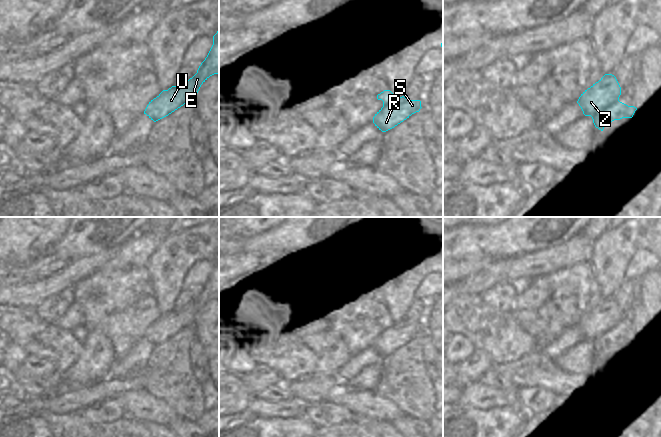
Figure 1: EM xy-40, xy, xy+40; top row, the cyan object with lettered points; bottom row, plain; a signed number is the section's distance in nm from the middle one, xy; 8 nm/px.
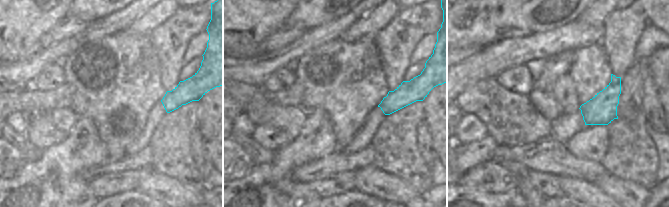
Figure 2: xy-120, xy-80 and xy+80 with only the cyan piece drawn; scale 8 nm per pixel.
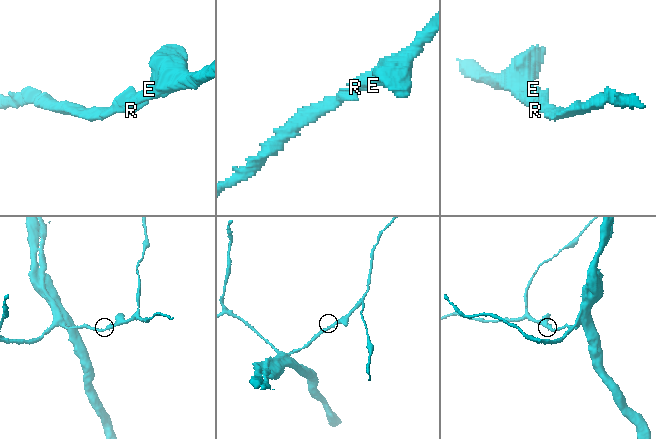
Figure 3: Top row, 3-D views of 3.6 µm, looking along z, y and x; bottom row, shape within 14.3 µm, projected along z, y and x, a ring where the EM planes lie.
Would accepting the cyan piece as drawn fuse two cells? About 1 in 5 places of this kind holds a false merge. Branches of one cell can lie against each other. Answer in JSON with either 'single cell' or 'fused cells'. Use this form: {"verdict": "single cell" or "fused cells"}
{"verdict": "single cell"}

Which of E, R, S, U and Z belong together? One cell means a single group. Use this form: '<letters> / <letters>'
E R S U Z

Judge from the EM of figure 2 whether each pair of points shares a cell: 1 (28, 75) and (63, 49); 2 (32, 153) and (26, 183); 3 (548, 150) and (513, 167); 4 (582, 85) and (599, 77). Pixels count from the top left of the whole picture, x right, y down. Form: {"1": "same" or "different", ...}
{"1": "same", "2": "different", "3": "different", "4": "same"}

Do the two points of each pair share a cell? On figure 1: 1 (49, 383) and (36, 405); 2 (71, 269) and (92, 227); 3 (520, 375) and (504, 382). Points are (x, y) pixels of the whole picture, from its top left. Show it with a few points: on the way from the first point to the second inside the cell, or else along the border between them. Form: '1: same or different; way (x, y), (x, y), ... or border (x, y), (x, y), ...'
1: different; border (27, 395), (46, 398)
2: different; border (100, 251), (76, 257), (69, 262)
3: different; border (500, 372), (505, 374), (519, 389)

